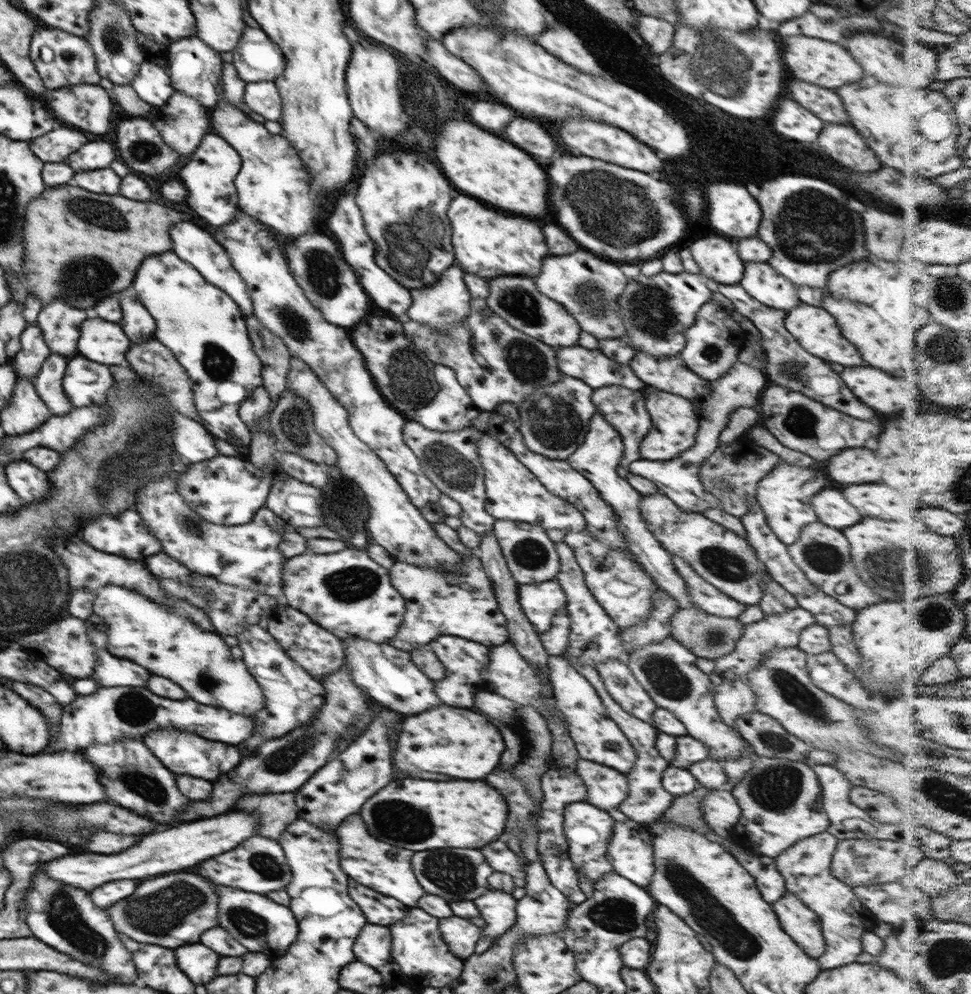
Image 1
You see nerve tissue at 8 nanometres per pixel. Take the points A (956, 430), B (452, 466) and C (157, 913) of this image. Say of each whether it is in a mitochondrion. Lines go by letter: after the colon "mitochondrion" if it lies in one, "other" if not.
A: other
B: mitochondrion
C: mitochondrion

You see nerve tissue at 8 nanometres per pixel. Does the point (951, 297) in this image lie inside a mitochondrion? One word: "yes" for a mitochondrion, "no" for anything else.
yes

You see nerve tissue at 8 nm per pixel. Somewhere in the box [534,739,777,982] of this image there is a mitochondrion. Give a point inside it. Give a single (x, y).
(719, 922)

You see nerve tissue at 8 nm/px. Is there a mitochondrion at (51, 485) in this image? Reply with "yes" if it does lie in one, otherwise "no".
no

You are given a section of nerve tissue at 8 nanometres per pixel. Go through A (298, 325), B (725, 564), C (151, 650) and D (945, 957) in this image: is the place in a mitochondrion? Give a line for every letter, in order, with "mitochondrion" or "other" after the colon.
A: mitochondrion
B: mitochondrion
C: other
D: mitochondrion

